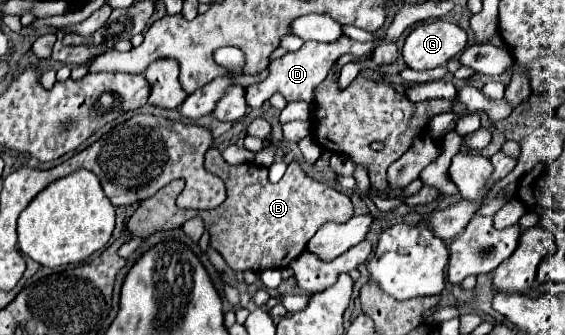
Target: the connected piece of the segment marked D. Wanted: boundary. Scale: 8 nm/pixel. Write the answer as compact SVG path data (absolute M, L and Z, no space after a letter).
M347 36L339 38L339 42L331 42L331 44L325 44L325 42L305 42L303 48L299 48L297 52L289 52L285 54L283 58L279 60L273 60L269 64L269 76L265 82L261 84L251 84L247 88L247 104L251 108L261 108L273 94L283 94L287 102L297 102L297 100L303 100L303 102L311 102L313 98L313 90L327 78L329 74L329 68L335 64L335 60L339 60L341 56L350 54L355 57L361 57L369 54L373 50L373 42L355 42Z

